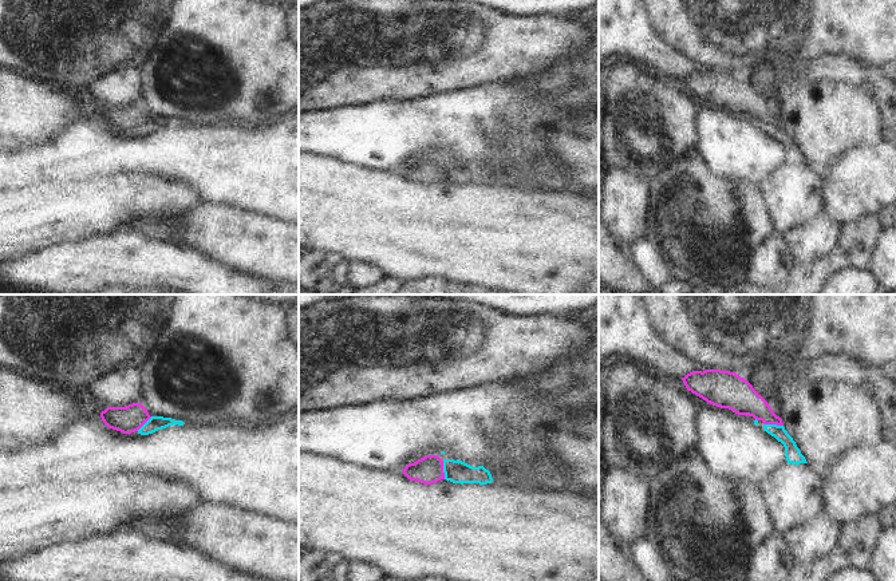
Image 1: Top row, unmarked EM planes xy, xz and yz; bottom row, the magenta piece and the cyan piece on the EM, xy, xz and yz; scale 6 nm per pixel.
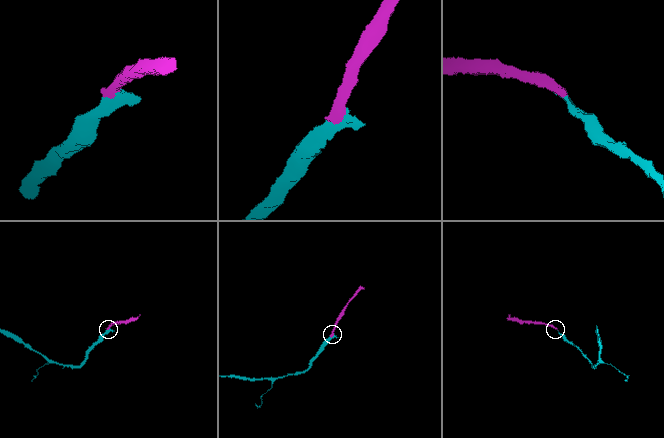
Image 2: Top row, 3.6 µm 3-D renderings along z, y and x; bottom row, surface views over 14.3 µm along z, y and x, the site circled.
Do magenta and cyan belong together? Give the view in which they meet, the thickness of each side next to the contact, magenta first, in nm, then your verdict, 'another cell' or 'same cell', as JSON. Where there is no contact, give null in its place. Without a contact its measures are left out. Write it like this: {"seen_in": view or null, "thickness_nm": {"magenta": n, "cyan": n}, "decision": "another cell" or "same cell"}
{"seen_in": "yz", "thickness_nm": {"magenta": 190, "cyan": 100}, "decision": "same cell"}

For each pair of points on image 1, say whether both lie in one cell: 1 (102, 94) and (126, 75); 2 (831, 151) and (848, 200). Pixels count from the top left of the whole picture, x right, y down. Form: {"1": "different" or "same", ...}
{"1": "same", "2": "different"}

